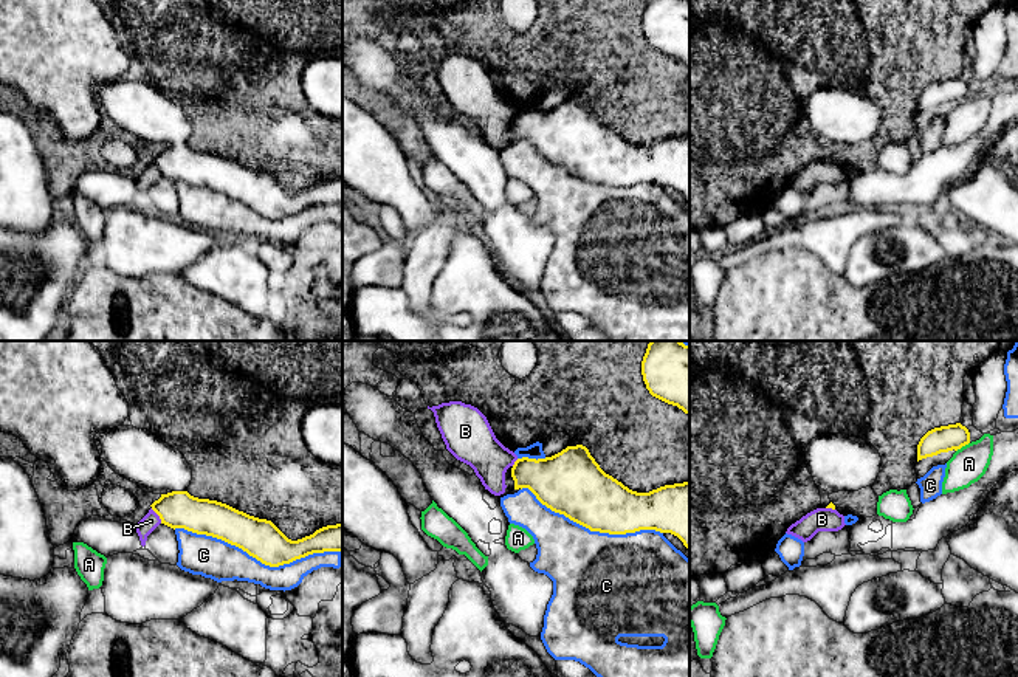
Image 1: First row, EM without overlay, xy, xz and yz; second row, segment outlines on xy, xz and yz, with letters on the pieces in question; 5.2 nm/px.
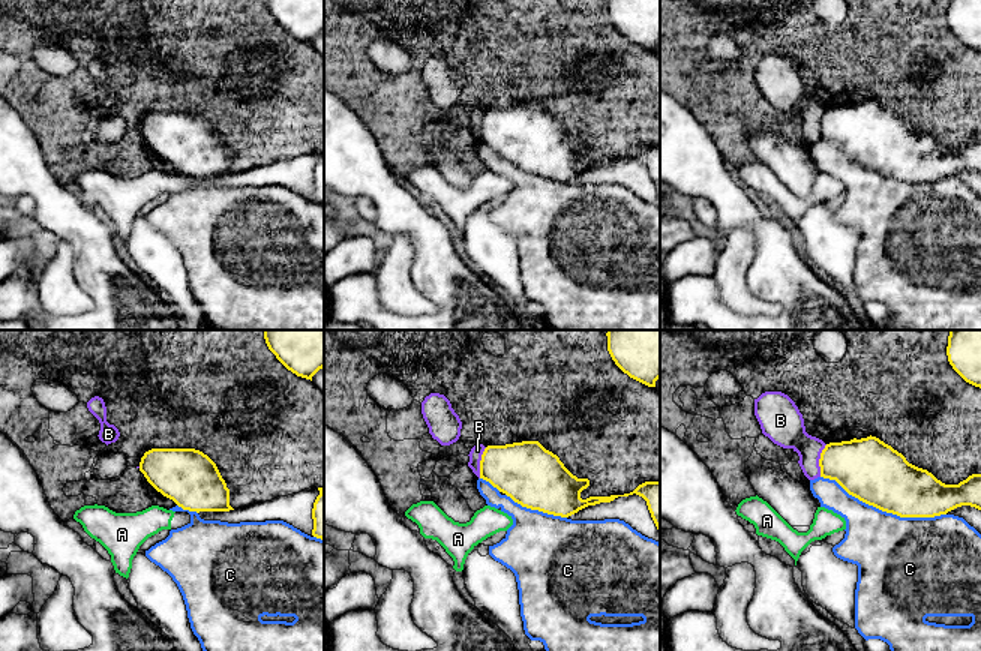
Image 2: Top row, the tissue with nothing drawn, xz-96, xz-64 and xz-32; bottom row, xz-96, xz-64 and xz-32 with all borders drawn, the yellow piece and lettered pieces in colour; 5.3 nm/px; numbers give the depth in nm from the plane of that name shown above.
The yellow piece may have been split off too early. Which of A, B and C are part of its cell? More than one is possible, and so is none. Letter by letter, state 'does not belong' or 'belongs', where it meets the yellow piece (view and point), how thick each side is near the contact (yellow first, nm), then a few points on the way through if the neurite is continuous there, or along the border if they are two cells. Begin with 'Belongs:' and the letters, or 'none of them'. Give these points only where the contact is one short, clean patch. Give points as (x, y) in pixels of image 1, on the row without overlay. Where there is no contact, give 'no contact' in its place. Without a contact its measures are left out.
Belongs: none of them
A: does not belong; meets yellow in yz at (962, 98); 140 nm thick on the yellow side, 190 nm on the other
B: does not belong; meets yellow in xy at (158, 168); 190 nm thick on the yellow side, 90 nm on the other; border along xy (151, 161), (161, 175)
C: does not belong; meets yellow in xy at (257, 213); 200 nm thick on the yellow side, 220 nm on the other

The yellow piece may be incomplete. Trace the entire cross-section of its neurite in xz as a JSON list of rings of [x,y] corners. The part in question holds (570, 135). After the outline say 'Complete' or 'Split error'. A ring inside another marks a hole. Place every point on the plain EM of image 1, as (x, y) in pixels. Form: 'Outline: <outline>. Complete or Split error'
Outline: [[[583,98],[567,99],[545,112],[518,112],[511,121],[514,143],[528,141],[555,166],[590,184],[626,187],[655,183],[677,189],[690,203],[690,135],[665,138],[649,146],[637,146],[606,127]]]. Complete

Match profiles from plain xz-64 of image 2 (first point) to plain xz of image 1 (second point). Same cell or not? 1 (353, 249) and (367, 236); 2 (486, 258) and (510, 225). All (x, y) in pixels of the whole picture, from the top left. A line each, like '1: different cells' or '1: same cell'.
1: different cells
2: same cell

